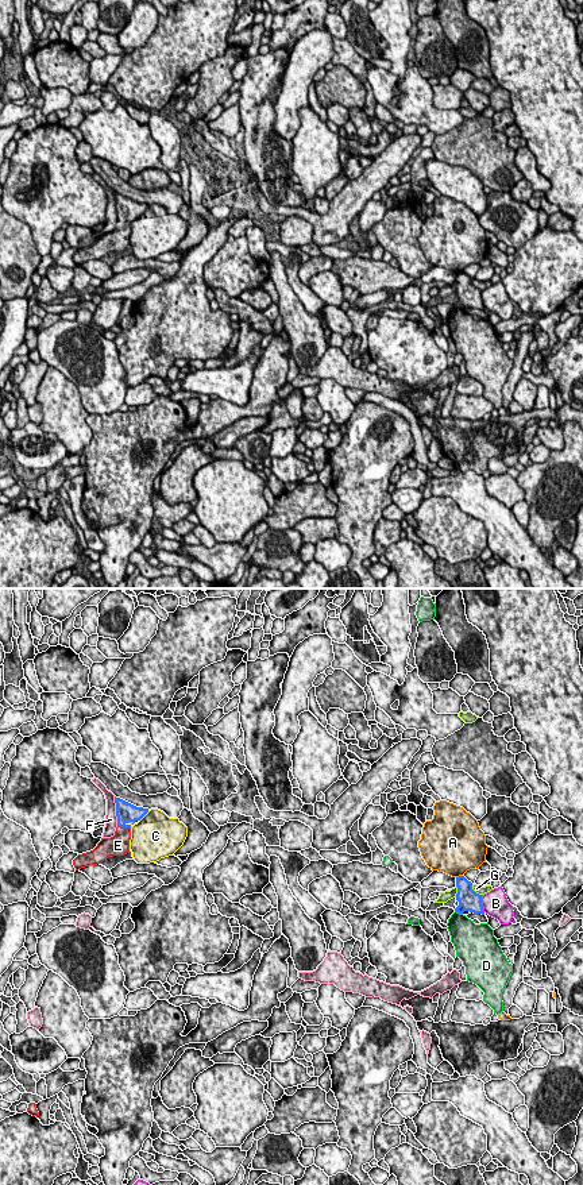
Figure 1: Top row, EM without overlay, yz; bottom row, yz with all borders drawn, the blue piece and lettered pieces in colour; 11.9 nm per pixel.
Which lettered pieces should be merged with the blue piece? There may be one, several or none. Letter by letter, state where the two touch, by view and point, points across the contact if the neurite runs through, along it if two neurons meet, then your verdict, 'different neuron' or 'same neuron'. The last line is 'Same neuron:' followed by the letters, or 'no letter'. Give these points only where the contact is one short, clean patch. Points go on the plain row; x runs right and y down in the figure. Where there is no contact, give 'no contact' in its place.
A: contact yz (459, 271); different neuron
B: contact yz (481, 298); different neuron
C: contact yz (145, 209); different neuron
D: contact yz (459, 308); different neuron
E: contact yz (124, 222); way yz (126, 207), (123, 212), (124, 222), (118, 240); same neuron
F: contact yz (116, 207); different neuron
G: contact yz (474, 286); different neuron
Same neuron: E

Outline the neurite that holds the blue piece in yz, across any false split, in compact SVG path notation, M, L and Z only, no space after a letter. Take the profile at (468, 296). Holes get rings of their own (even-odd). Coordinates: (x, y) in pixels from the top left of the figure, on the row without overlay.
M464 271L456 273L456 296L459 301L455 304L456 308L463 309L464 306L470 306L474 309L484 310L482 301L482 290L476 289L472 285L472 278L468 277Z

